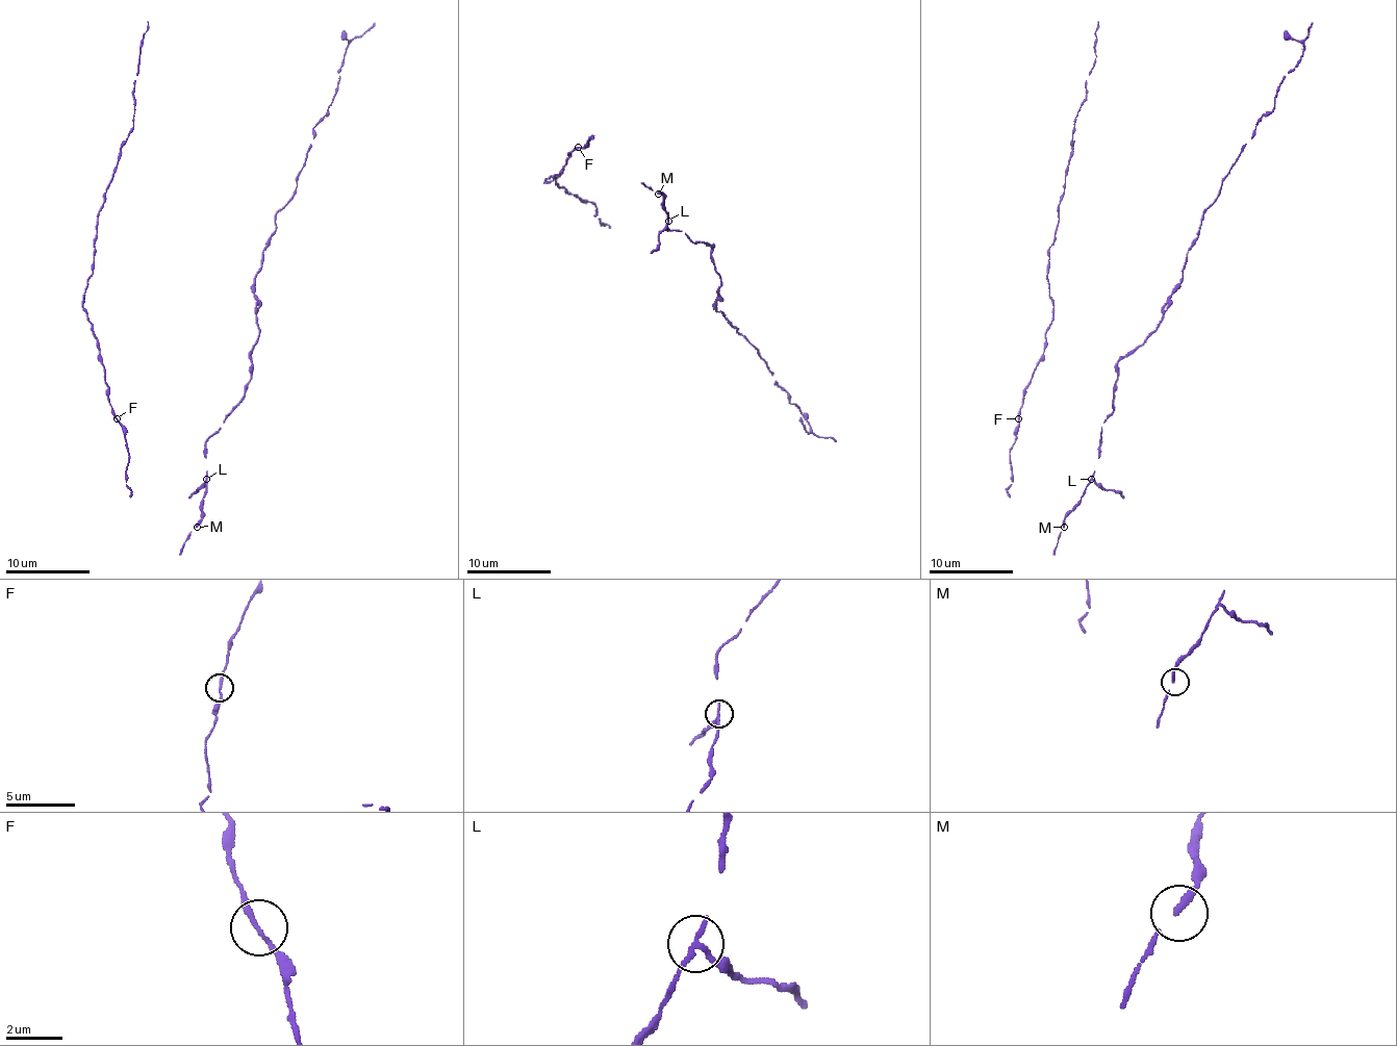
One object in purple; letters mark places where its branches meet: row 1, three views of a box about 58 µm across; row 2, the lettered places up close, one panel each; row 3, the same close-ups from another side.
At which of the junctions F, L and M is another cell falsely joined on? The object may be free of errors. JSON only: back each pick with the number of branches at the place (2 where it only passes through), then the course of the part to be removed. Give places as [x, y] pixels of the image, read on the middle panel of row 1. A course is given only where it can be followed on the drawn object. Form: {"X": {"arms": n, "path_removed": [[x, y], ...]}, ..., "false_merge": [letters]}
{"L": {"arms": 2, "path_removed": [[668, 221], [658, 235], [656, 248], [650, 252]]}, "false_merge": ["L"]}

